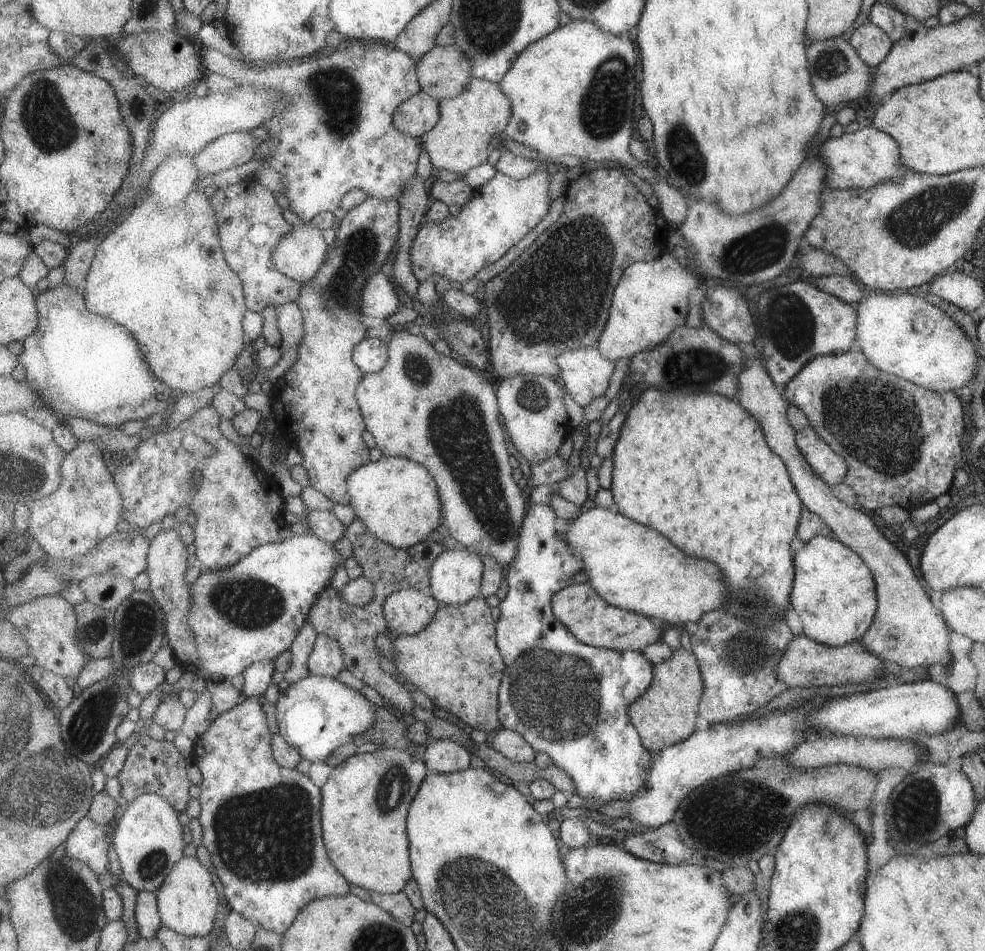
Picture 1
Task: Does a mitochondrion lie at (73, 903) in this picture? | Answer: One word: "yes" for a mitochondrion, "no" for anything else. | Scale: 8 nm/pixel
yes

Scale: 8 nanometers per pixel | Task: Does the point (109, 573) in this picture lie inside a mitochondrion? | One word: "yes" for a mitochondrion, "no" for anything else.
no

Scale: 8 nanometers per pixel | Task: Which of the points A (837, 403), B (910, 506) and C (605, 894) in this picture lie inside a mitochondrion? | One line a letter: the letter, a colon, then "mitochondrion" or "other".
A: mitochondrion
B: other
C: mitochondrion

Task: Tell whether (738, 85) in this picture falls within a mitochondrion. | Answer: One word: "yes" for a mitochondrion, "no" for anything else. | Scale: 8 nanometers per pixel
no

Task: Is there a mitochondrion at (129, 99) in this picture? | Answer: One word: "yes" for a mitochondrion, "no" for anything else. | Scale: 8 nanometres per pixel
no

